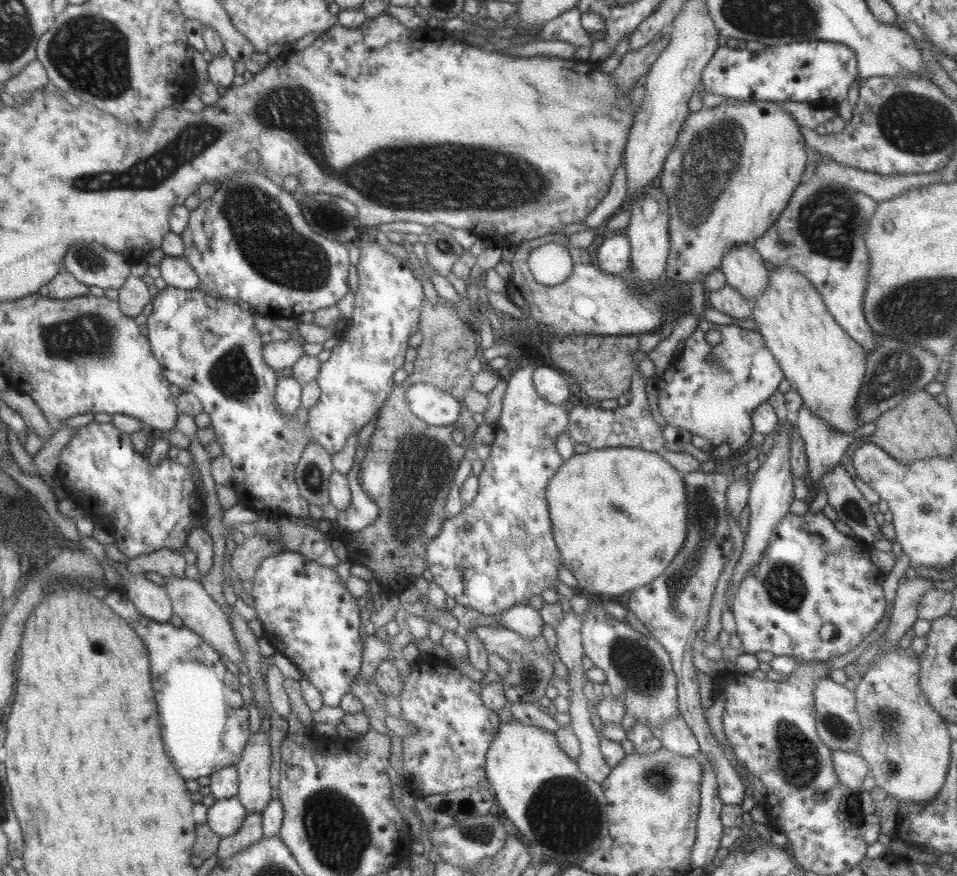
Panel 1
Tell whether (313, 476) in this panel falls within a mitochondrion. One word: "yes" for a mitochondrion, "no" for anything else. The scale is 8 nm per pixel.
yes

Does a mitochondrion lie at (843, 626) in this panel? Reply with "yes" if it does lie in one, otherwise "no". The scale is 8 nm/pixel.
no

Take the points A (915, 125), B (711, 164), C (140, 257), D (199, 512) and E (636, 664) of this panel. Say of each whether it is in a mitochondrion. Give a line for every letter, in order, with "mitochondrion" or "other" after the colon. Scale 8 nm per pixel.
A: mitochondrion
B: mitochondrion
C: other
D: other
E: mitochondrion

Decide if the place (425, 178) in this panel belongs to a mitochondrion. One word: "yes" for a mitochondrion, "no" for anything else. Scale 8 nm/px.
yes

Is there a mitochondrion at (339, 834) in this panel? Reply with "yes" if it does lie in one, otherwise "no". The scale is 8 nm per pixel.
yes

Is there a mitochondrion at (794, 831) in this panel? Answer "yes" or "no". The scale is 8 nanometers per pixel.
no

